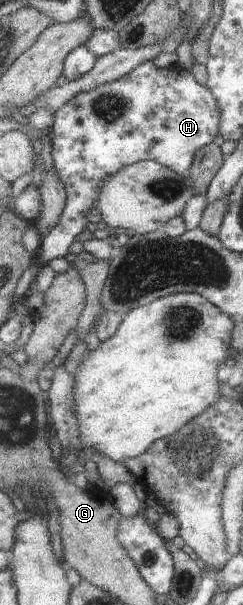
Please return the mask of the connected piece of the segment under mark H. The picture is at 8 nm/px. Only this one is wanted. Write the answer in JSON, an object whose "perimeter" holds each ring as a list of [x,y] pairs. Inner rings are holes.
{"perimeter":[[[154,60],[139,65],[124,77],[116,81],[96,86],[91,90],[76,94],[64,107],[54,113],[53,123],[53,159],[57,172],[66,184],[69,200],[62,216],[60,225],[42,238],[41,254],[36,255],[33,267],[27,269],[23,279],[16,287],[16,299],[22,304],[25,298],[33,291],[36,277],[42,266],[58,257],[70,258],[70,247],[88,229],[90,212],[97,207],[100,194],[105,183],[126,167],[143,162],[156,160],[181,174],[189,174],[198,151],[207,145],[213,144],[221,133],[223,111],[219,99],[208,85],[201,85],[191,70],[180,66],[160,68]]]}

